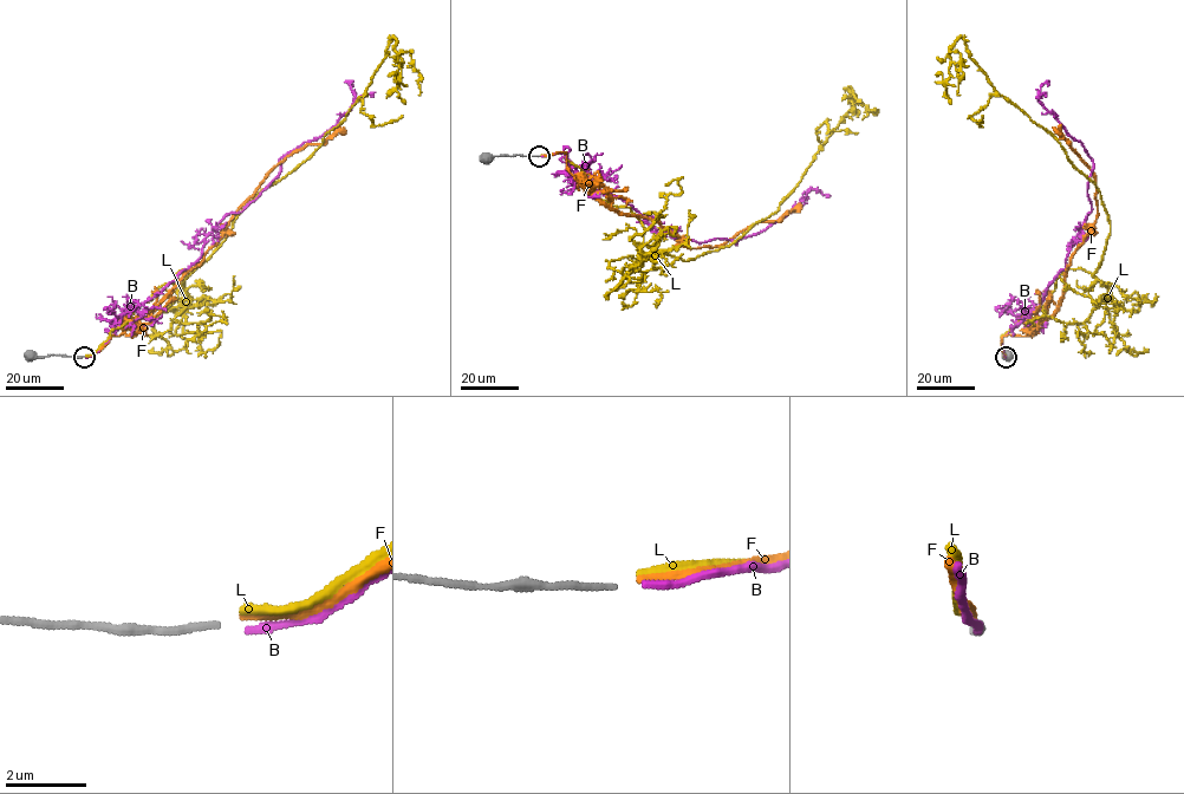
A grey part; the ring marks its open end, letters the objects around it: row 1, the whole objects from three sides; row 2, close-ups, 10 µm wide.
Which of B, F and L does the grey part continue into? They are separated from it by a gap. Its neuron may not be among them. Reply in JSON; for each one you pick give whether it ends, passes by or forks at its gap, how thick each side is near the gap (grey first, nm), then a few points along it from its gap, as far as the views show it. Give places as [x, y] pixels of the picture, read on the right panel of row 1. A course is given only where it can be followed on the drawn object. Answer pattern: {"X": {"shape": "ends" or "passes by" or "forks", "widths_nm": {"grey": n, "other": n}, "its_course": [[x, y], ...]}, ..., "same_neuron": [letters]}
{"same_neuron": []}

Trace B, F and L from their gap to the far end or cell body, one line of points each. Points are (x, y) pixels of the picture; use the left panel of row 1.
B: (85, 357), (121, 316), (199, 259), (205, 239), (275, 177), (281, 156), (336, 124), (353, 102), (344, 82)
F: (85, 356), (145, 317), (203, 259), (233, 214), (287, 156), (346, 130)
L: (85, 356), (306, 161), (364, 93), (392, 37), (395, 50), (410, 52), (418, 96)

